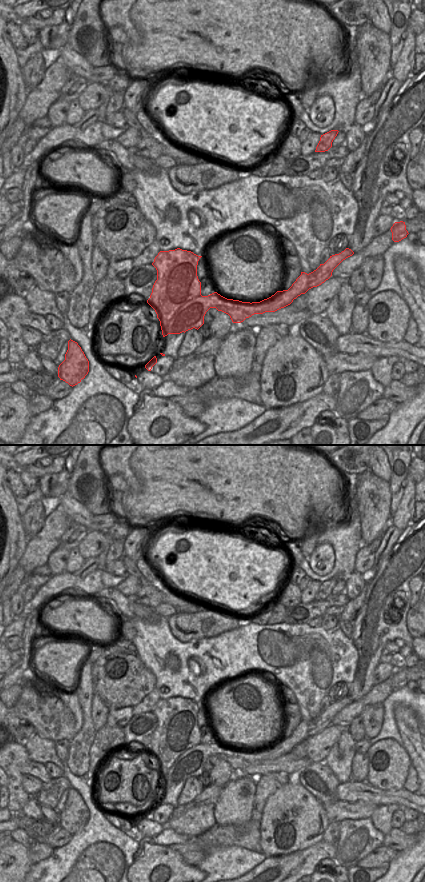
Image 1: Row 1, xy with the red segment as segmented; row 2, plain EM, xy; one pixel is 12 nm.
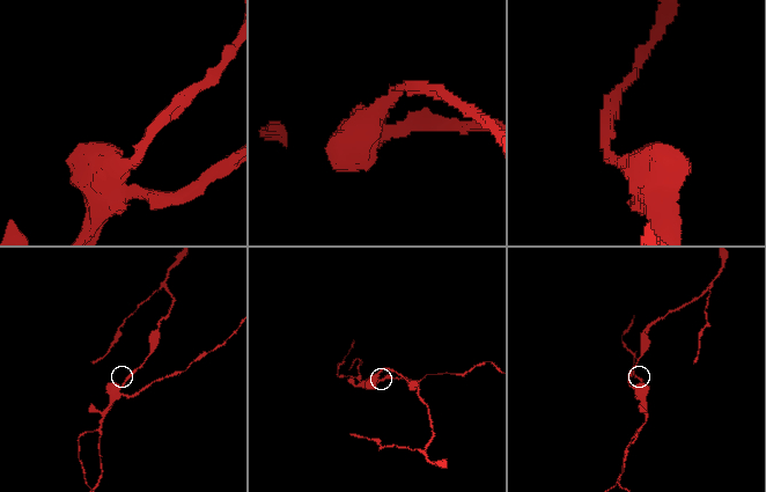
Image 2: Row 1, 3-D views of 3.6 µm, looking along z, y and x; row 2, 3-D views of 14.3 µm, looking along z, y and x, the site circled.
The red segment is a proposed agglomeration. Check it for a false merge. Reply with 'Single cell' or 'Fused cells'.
Fused cells.

